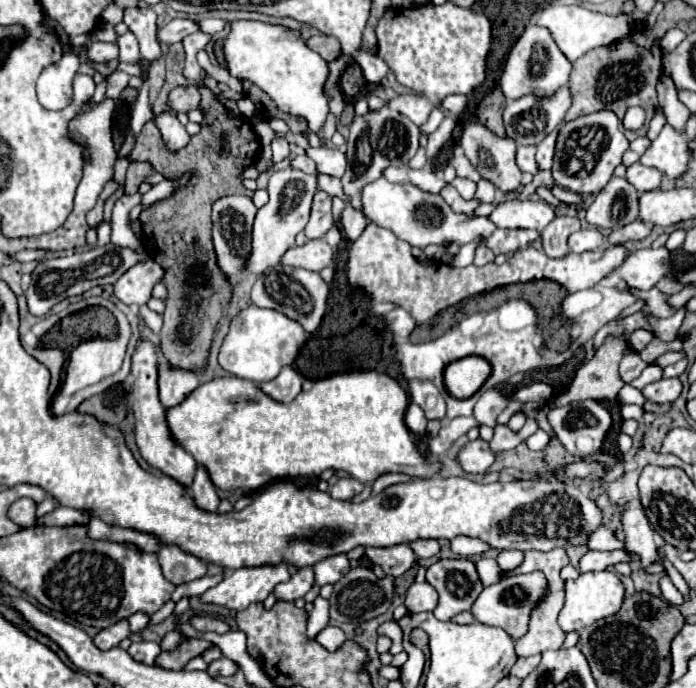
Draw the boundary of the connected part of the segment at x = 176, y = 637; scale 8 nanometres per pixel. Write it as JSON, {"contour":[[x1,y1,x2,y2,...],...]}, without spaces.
{"contour":[[172,631,162,639,162,651,176,651,176,647,180,647,182,641,184,641,184,635,178,631]]}

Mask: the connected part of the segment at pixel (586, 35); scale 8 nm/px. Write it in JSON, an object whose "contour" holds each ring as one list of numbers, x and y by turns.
{"contour":[[548,5,538,13,536,25,546,27,550,31,550,35,556,41,556,45,560,47,560,51,572,63,576,59,580,59,584,53,588,53,596,47,602,47,602,45,612,45,616,39,622,39,624,35,628,35,628,31,634,31,632,17,628,17,628,15,610,17,610,15,604,15,604,13,590,11,582,5,560,5,560,7]]}

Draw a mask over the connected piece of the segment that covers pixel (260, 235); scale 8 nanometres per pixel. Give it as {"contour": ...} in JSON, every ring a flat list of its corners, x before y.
{"contour":[[274,171,268,183,270,201,258,209,254,227,252,227,252,251,248,255,248,263,244,271,248,273,264,273,268,267,278,265,282,255,294,245,294,237,304,231,308,217,310,217,310,205,312,197,318,189,316,179,286,179,286,171]]}

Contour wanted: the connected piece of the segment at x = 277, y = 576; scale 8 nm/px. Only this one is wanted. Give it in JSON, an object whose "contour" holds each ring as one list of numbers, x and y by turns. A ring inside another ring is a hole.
{"contour":[[264,565,236,569,224,575,224,579,200,595,200,603,214,603,230,611,244,611,250,603,262,603,278,583,290,579,288,565]]}

